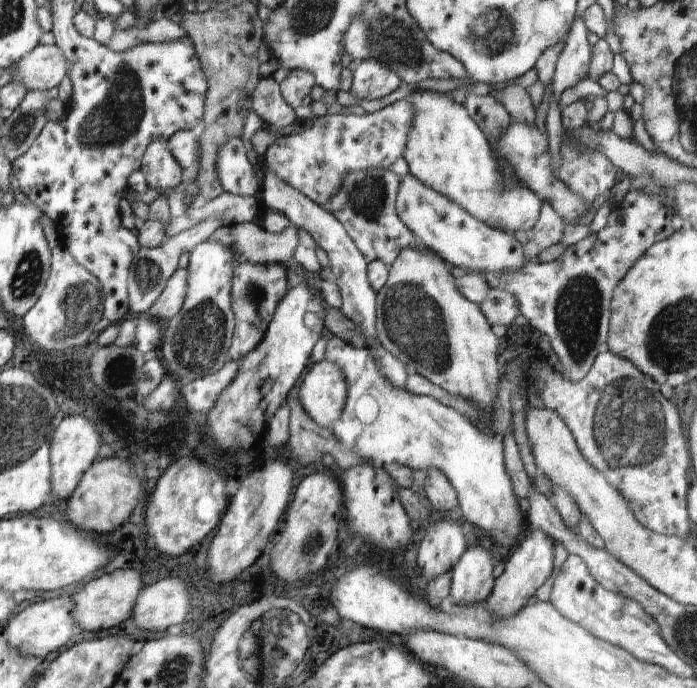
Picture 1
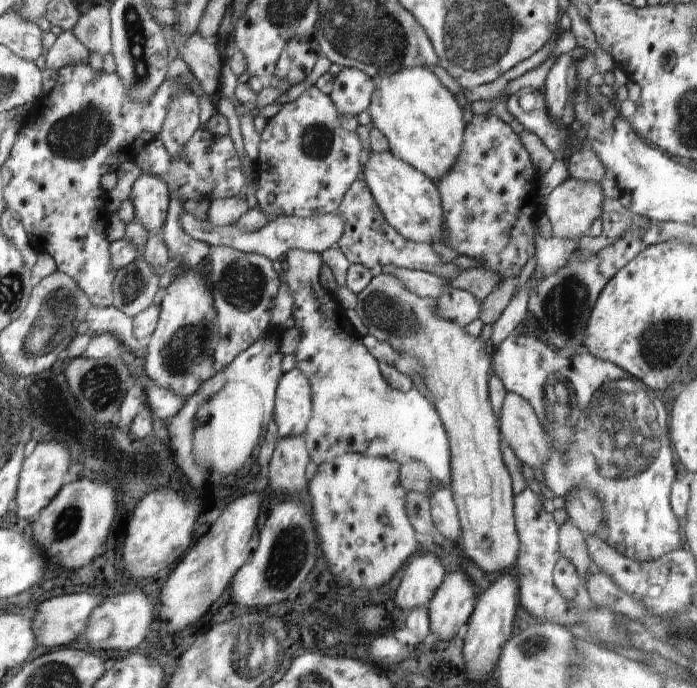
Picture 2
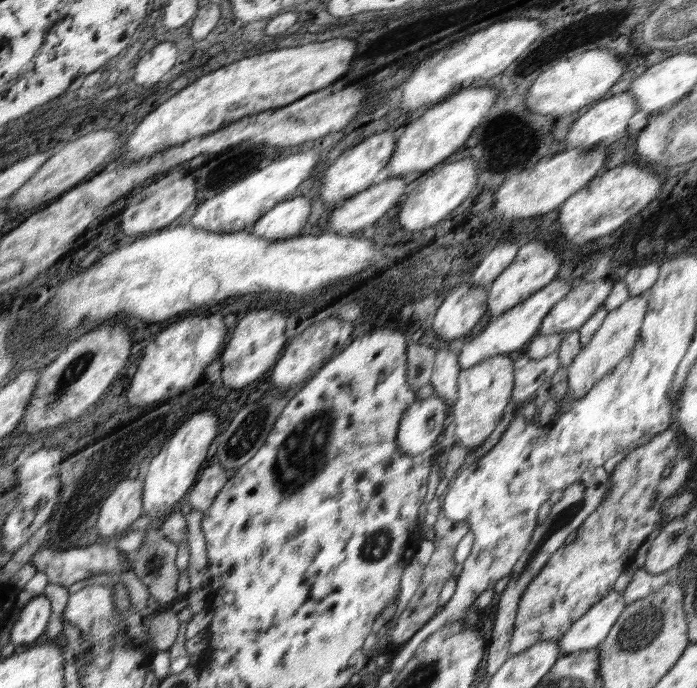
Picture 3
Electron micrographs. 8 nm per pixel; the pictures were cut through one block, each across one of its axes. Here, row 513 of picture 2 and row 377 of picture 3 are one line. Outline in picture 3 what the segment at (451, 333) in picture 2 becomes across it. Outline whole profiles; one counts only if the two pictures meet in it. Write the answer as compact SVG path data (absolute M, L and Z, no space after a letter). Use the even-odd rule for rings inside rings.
M498 355L461 369L457 380L457 400L452 407L456 445L473 450L481 445L496 428L511 401L514 388L514 356Z

